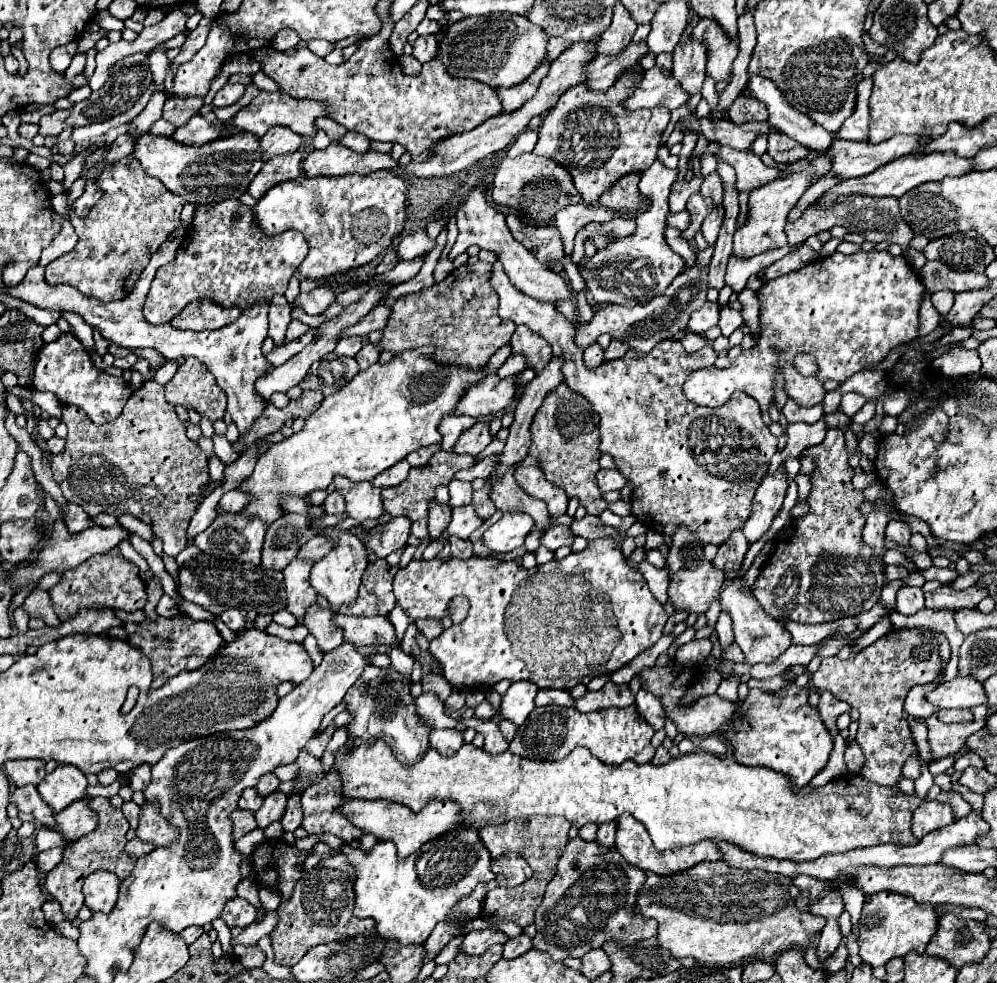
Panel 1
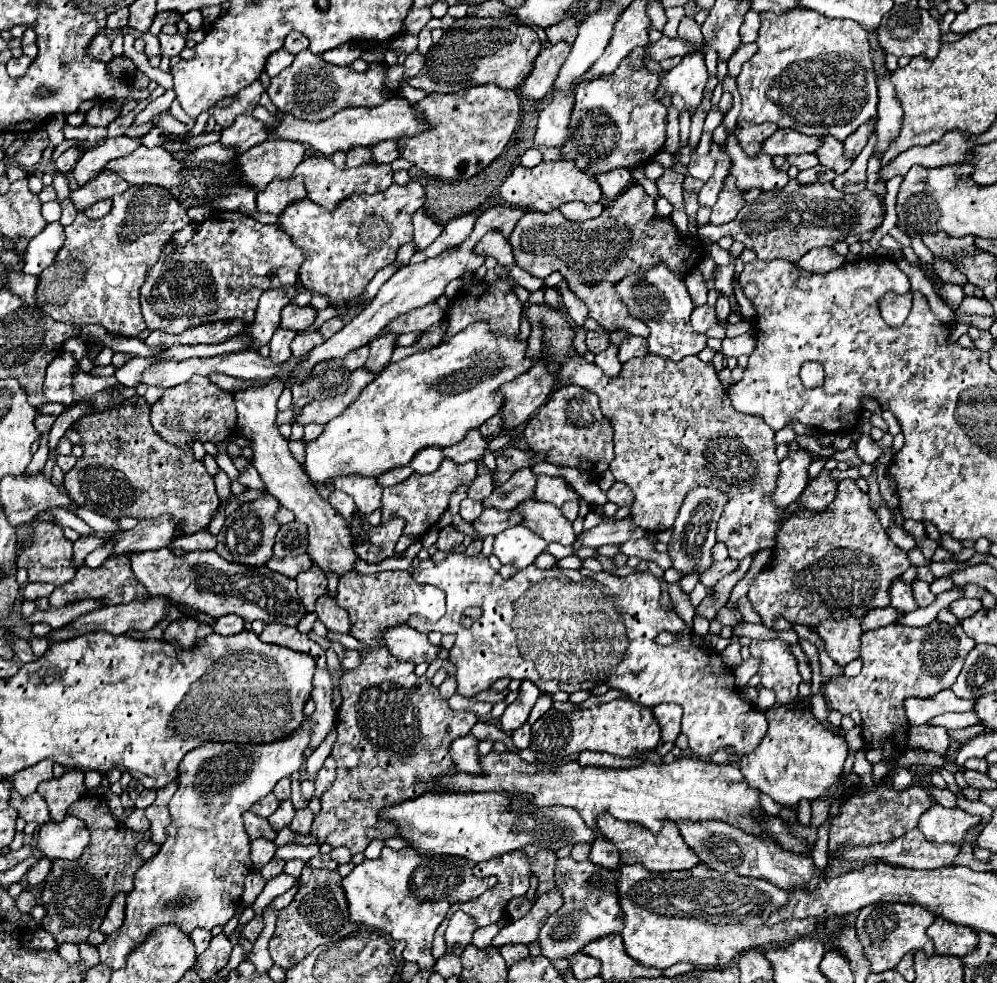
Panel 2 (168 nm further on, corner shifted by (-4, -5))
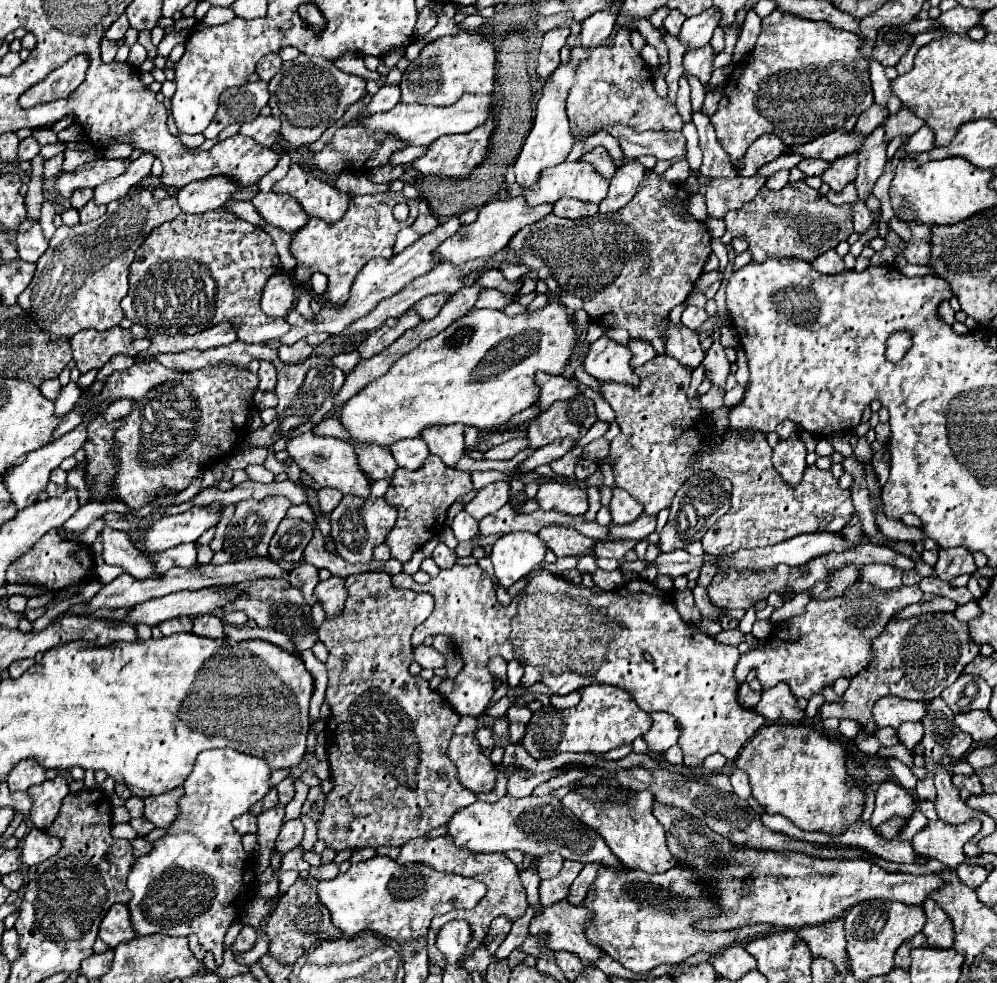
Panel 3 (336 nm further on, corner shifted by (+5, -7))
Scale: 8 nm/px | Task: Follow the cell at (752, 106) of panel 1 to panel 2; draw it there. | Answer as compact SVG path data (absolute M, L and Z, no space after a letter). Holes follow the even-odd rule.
M740 122L736 126L734 134L736 134L736 138L738 138L744 154L752 158L752 156L758 156L760 154L760 148L762 148L764 140L770 138L776 130L778 130L778 126L774 126L770 122L766 122L762 126L754 126L754 124L746 126L746 122Z

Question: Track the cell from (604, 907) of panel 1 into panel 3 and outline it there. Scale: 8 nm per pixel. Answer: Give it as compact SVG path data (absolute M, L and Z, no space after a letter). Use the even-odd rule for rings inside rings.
M547 854L547 856L541 856L537 872L541 878L551 878L551 876L557 876L561 866L563 866L563 858L559 854Z

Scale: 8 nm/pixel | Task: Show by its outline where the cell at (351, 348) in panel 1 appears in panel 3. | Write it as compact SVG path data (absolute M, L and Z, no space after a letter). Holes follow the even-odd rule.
M353 350L353 352L343 352L343 354L337 354L337 356L333 358L333 364L335 364L337 368L341 368L345 374L351 372L357 362L359 362L359 352L357 352L357 350Z

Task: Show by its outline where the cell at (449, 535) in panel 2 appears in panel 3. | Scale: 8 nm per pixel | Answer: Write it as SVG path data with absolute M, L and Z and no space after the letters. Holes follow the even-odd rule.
M439 542L439 544L435 546L431 558L433 558L433 562L435 562L439 568L451 568L451 566L455 564L455 560L457 560L457 554L455 554L451 548L447 548L443 542Z

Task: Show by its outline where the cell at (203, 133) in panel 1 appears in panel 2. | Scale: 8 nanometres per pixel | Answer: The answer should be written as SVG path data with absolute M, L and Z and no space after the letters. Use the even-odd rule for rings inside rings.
M238 116L236 122L222 130L220 144L238 146L238 152L246 152L256 144L262 144L270 134L270 128L256 120L254 116Z

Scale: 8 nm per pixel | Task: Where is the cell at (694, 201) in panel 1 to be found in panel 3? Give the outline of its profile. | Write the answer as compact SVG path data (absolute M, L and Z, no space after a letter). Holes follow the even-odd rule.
M693 112L693 124L697 126L699 146L703 150L703 164L699 168L699 174L709 176L709 178L719 178L719 176L733 178L737 172L735 172L733 164L729 164L725 150L717 142L715 130L713 130L709 118L703 112Z

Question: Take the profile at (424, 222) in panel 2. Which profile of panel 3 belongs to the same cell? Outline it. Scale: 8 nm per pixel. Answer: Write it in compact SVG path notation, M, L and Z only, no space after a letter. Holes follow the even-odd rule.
M421 200L419 202L419 216L417 216L417 220L413 222L413 230L415 232L419 232L419 234L429 234L431 230L435 230L439 226L439 222L433 218L433 214L429 212L429 208L427 208L427 204Z

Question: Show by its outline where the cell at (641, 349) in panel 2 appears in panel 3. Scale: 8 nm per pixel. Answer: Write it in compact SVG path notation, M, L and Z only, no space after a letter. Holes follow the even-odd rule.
M629 340L629 350L631 350L631 366L637 368L637 366L643 366L645 362L649 362L651 358L657 356L655 348L649 344L649 342L643 342L643 340Z

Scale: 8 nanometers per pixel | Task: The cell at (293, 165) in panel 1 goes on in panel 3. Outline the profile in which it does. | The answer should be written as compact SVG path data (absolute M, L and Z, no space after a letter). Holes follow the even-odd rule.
M257 192L251 204L257 208L267 224L283 228L289 234L305 226L305 222L309 220L297 200L293 200L291 196L277 196L277 192Z

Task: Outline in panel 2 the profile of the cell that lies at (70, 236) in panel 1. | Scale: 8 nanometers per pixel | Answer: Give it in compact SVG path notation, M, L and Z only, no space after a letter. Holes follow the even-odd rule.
M60 222L48 224L38 236L28 242L24 272L38 276L46 266L50 266L64 244L64 228Z

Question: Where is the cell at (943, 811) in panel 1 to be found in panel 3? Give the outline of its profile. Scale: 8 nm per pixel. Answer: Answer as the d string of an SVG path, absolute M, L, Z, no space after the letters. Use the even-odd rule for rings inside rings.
M931 820L923 830L911 840L913 850L931 858L941 860L943 864L955 868L965 860L963 844L973 838L981 828L981 820L967 820L963 824L945 824L941 820Z

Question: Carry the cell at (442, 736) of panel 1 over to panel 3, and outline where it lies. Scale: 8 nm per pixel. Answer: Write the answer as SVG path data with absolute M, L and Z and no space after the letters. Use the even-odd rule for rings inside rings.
M473 734L453 736L447 748L447 756L457 766L459 780L465 788L479 794L489 792L495 786L495 766L481 752L481 746L473 738Z

